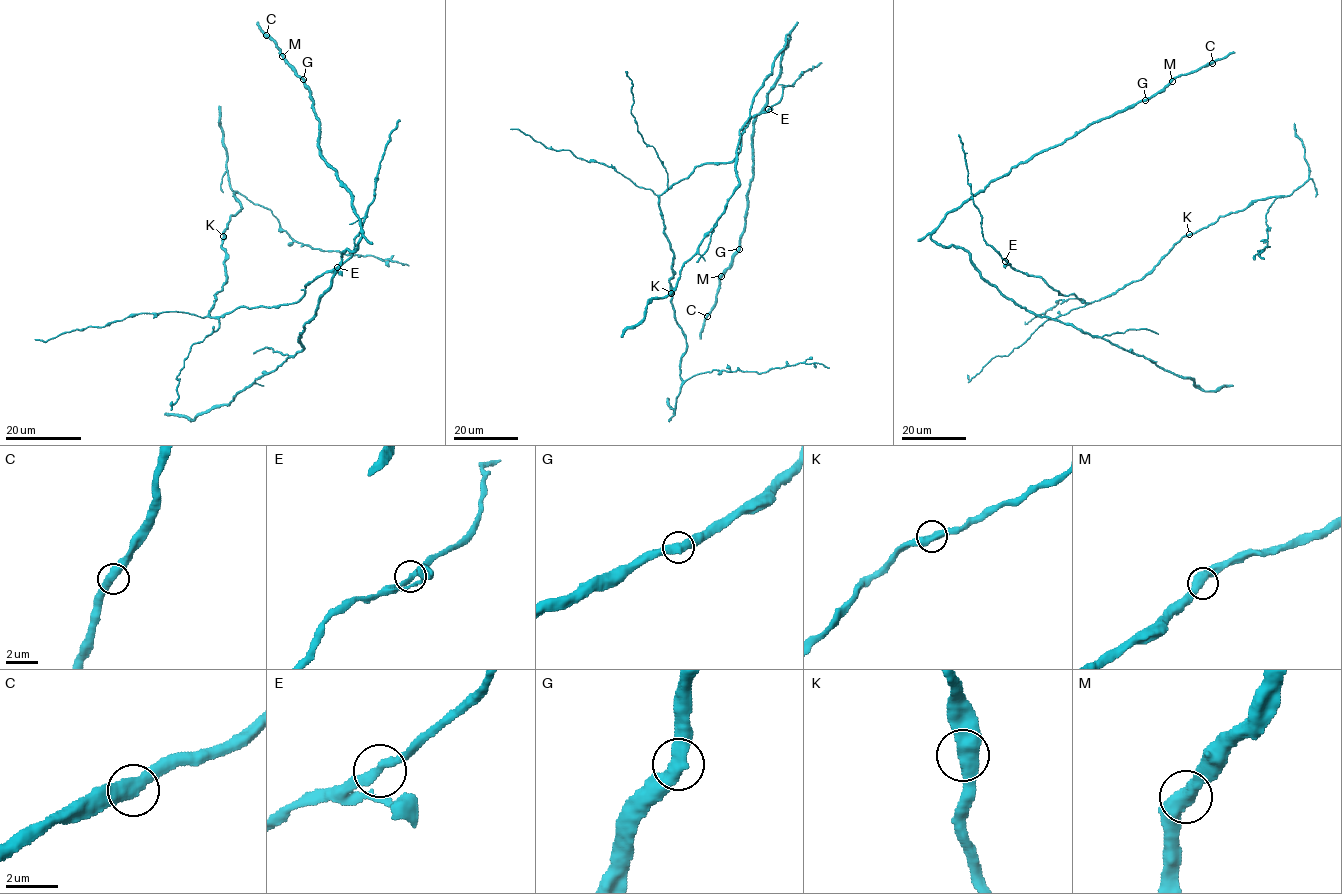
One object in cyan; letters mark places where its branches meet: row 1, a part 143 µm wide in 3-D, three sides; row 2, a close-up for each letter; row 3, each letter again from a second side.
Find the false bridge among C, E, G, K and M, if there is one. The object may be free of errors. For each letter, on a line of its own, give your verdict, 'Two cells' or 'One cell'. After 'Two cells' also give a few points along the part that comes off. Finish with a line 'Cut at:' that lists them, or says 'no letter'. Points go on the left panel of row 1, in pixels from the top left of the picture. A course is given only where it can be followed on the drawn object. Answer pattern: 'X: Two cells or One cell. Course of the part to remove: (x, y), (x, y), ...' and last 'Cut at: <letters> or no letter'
C: One cell
E: One cell
G: One cell
K: One cell
M: One cell
Cut at: no letter

